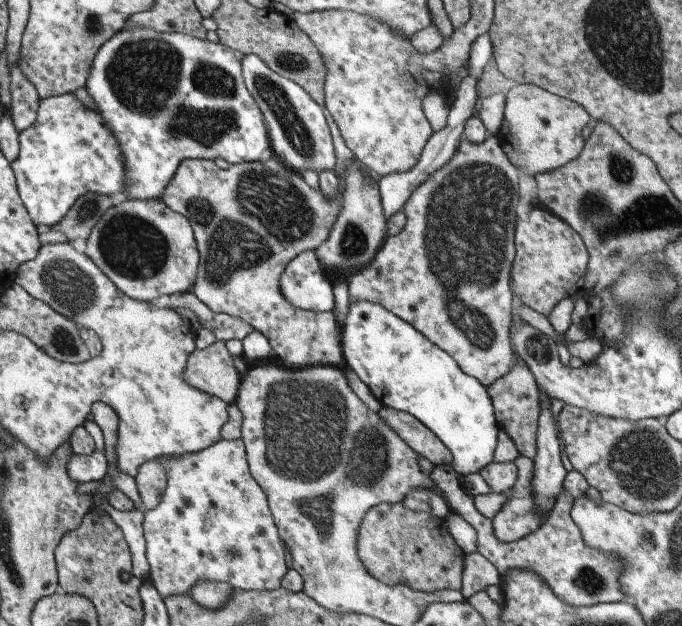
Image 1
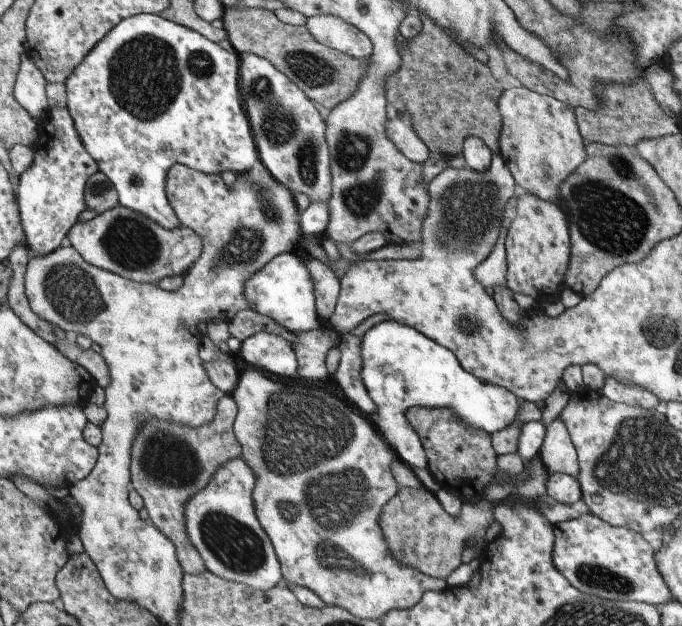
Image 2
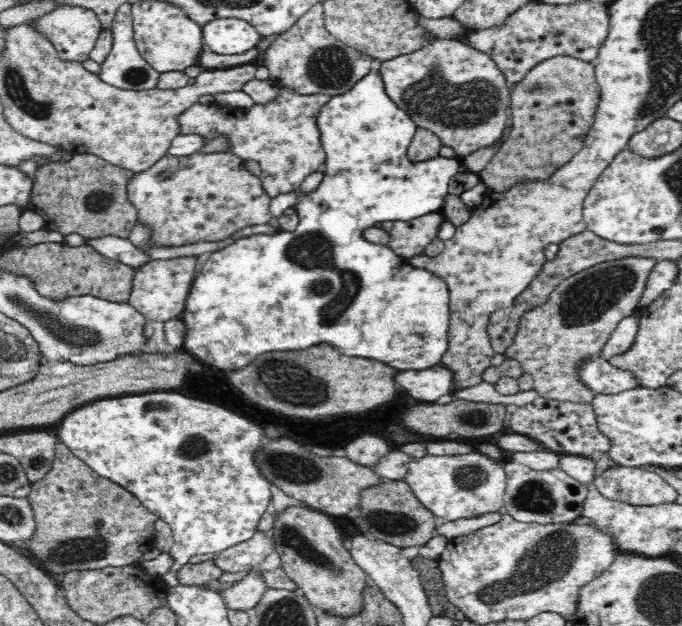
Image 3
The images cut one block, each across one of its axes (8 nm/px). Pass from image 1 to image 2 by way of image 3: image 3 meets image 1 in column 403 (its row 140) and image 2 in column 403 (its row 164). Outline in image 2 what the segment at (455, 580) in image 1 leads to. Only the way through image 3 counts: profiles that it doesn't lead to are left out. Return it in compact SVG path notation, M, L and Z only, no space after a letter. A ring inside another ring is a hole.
M398 487L387 504L382 506L378 523L384 541L396 561L428 577L445 580L461 564L462 550L470 539L486 540L486 530L495 522L492 517L493 508L493 502L481 498L474 505L461 502L460 511L451 516L425 488Z

